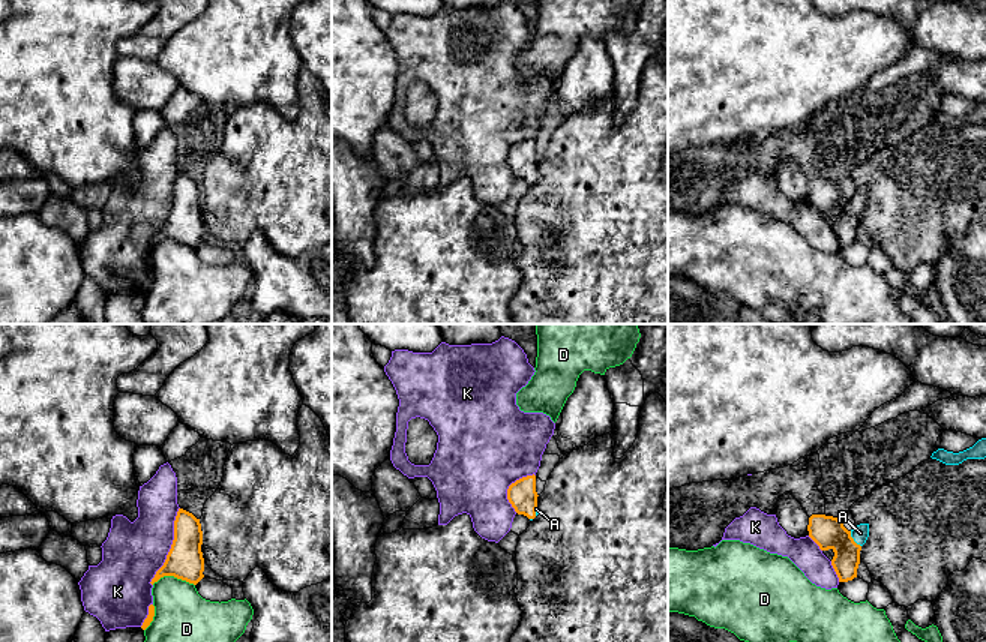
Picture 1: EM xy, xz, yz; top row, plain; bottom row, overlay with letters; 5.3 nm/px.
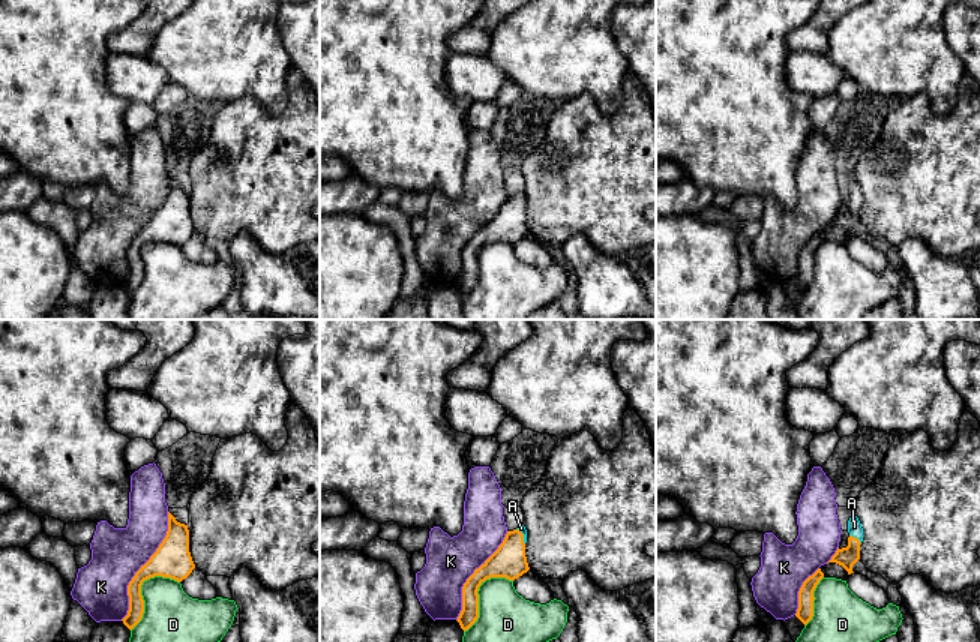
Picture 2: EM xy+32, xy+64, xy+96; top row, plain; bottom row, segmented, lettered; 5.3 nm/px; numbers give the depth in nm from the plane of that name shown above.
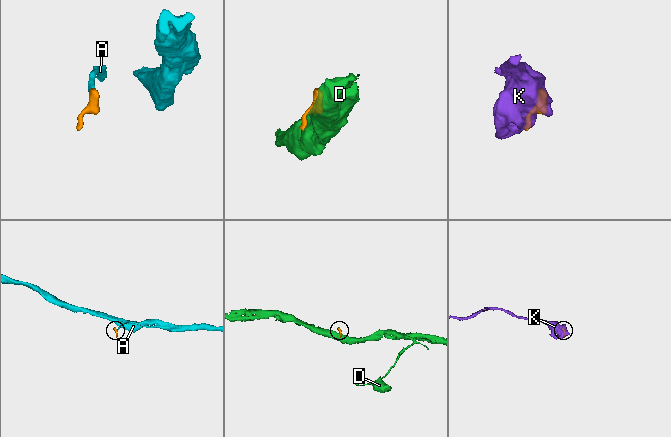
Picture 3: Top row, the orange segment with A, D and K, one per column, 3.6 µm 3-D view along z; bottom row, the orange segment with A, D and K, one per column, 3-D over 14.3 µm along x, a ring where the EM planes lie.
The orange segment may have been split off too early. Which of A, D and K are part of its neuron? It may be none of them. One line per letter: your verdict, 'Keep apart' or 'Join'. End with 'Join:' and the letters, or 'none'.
A: Join
D: Keep apart
K: Keep apart
Join: A

